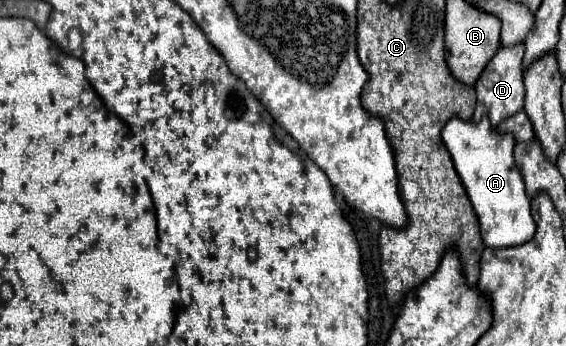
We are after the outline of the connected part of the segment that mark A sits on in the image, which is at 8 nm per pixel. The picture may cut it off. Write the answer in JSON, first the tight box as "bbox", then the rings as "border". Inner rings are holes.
{"bbox":[441,117,535,247],"border":[[[453,117],[443,127],[441,139],[451,153],[453,165],[475,207],[485,247],[515,247],[531,241],[535,233],[535,221],[523,177],[513,159],[513,135],[499,133],[485,117],[479,123]]]}

